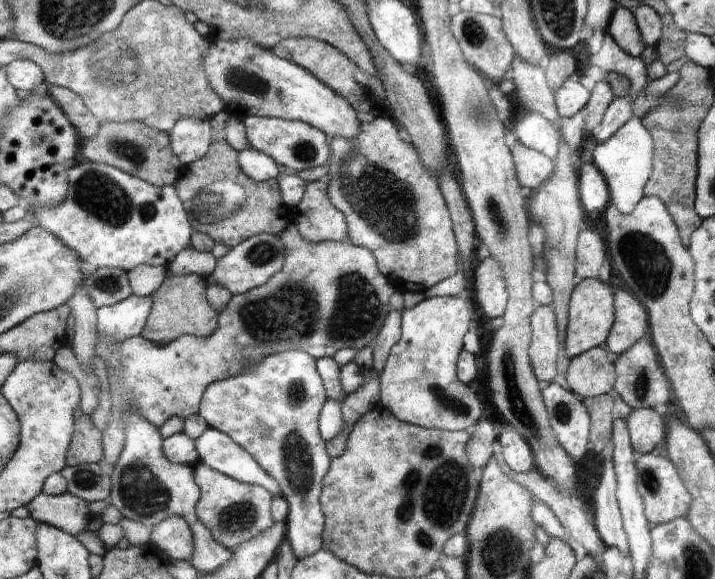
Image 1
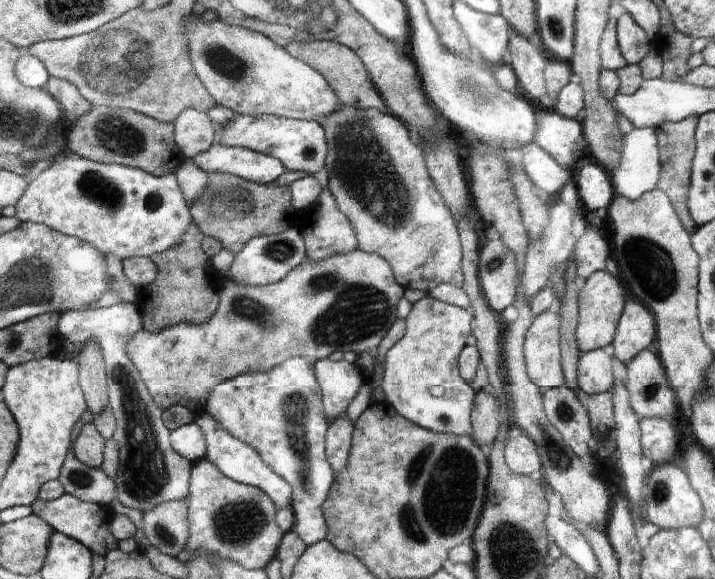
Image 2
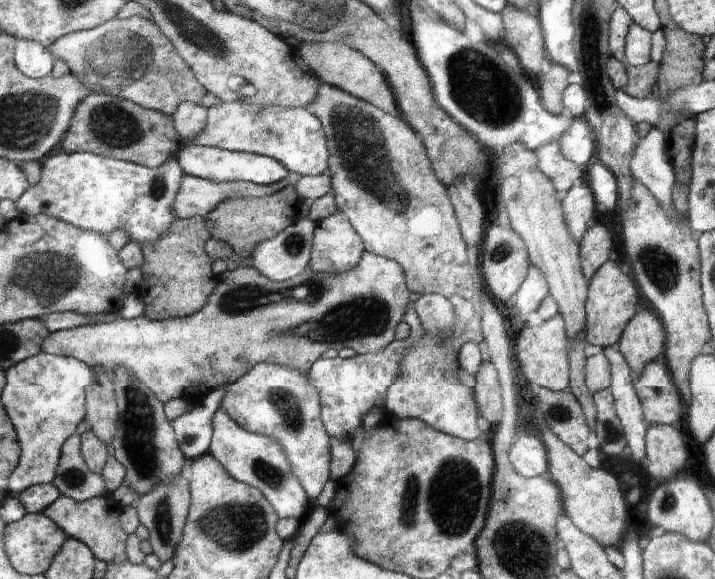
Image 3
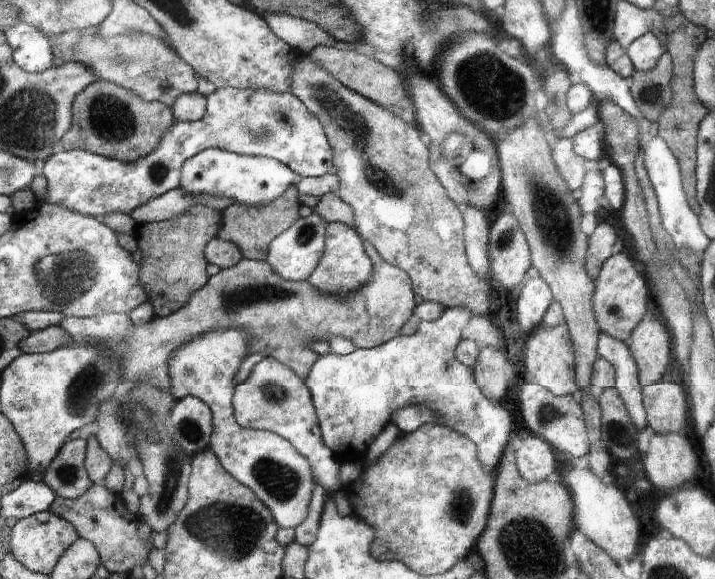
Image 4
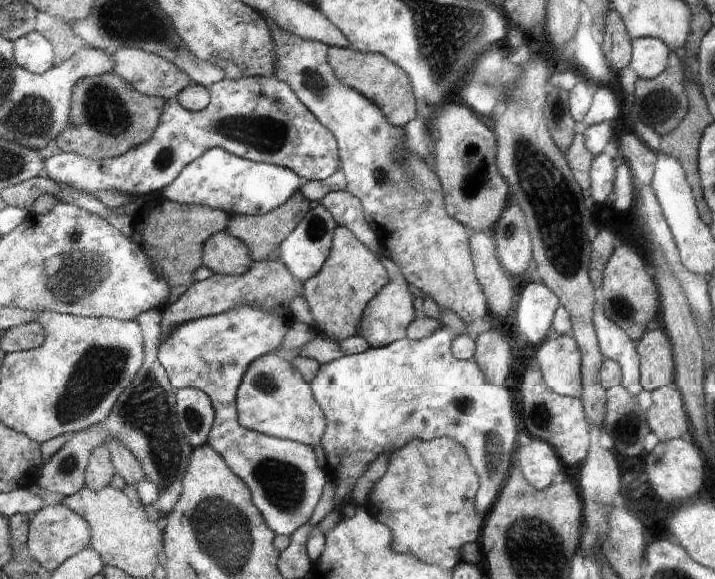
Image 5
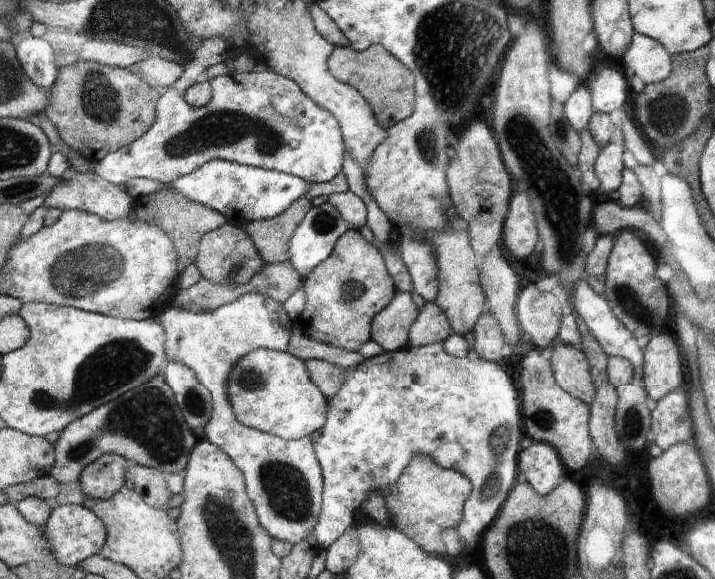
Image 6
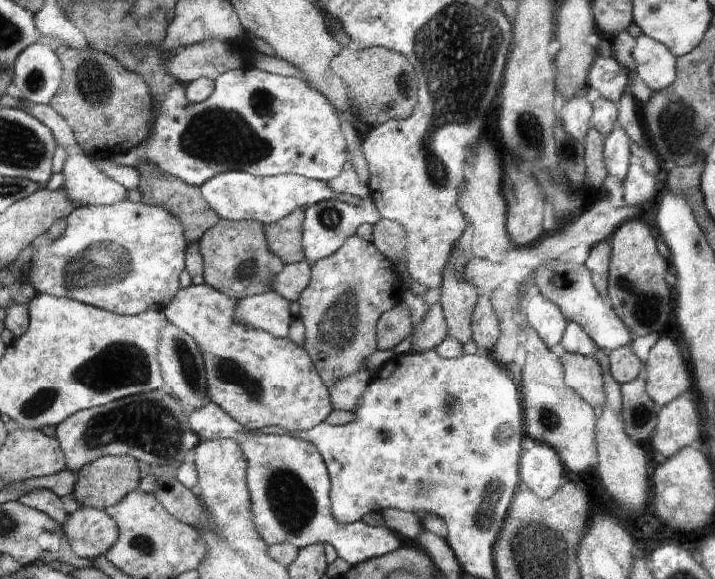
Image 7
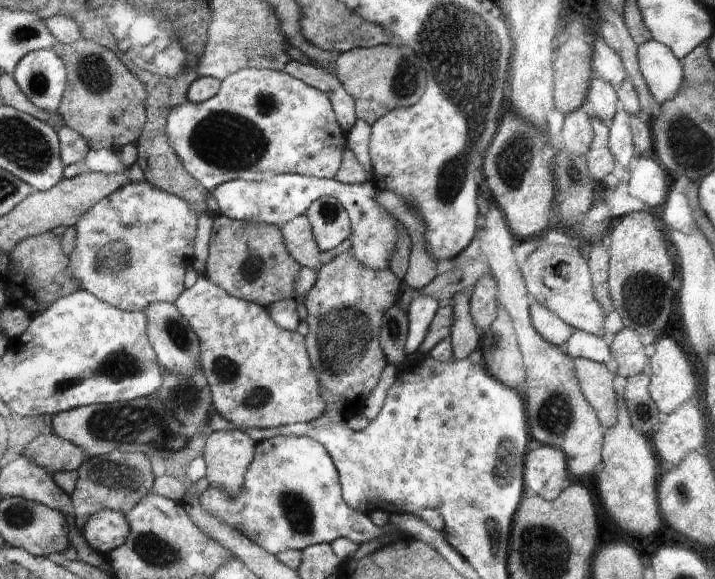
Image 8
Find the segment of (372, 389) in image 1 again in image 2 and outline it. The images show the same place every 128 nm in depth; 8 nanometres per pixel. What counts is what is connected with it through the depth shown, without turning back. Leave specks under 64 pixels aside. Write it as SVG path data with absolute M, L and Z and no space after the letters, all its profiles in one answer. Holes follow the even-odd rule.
M344 416L343 419L332 422L330 430L327 431L326 452L331 461L331 467L336 472L342 472L342 468L346 466L351 443L354 440L354 430L348 417Z

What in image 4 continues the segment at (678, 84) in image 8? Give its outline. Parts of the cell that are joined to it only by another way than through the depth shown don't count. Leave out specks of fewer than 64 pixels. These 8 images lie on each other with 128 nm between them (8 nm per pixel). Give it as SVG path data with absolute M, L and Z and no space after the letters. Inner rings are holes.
M653 33L644 34L634 40L631 46L625 50L634 65L634 70L654 71L661 57L668 52L662 45L664 46Z

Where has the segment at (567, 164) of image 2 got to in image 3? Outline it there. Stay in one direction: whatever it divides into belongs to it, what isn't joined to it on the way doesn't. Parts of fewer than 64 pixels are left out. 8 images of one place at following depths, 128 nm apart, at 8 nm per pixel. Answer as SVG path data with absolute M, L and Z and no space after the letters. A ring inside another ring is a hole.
M575 118L557 142L562 156L582 169L586 168L586 162L596 154L594 130L584 118Z

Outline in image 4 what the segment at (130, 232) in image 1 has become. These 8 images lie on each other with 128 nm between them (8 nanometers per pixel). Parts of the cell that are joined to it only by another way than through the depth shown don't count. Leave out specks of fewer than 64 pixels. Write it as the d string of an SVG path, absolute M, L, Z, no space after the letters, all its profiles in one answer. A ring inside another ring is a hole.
M220 88L207 97L207 109L200 120L194 122L175 120L159 146L150 155L143 156L136 162L119 161L78 149L55 153L45 163L40 164L40 173L47 181L47 185L44 198L36 197L36 208L47 203L68 208L70 212L80 212L80 216L101 218L108 212L124 212L130 215L134 208L180 187L183 164L191 156L210 147L239 155L270 157L288 165L288 168L302 177L324 176L335 166L334 150L327 139L323 123L299 97L290 91L274 92L272 88Z

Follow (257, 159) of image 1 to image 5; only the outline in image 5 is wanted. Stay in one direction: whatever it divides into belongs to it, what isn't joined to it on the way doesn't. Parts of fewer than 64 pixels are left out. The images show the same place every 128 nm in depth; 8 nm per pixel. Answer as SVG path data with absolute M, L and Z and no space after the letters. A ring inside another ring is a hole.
M215 147L187 164L175 183L162 196L176 203L193 203L222 210L232 215L264 215L287 203L296 192L301 192L307 181L292 170L269 163L256 163L232 155Z

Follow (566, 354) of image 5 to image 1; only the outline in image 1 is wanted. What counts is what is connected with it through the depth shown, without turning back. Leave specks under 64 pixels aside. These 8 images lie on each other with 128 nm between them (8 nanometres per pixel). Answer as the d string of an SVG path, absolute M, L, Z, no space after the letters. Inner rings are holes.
M538 306L531 317L530 362L541 383L550 382L556 376L556 358L561 344L558 336L554 309L551 306Z

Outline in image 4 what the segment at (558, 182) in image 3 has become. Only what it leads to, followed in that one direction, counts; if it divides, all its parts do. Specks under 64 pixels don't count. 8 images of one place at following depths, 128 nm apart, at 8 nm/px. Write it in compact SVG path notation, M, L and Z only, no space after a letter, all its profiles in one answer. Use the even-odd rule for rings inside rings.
M572 138L557 139L552 142L551 148L556 167L567 181L568 188L574 191L578 186L582 187L586 178L584 170L586 160L574 152Z

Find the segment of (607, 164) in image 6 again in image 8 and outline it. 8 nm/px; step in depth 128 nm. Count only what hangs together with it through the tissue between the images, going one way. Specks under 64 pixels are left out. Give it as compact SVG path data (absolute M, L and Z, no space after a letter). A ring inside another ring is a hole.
M616 110L614 118L608 123L608 148L615 158L615 164L627 170L630 158L636 154L632 142L632 130L630 130L630 117L631 115L626 110Z

